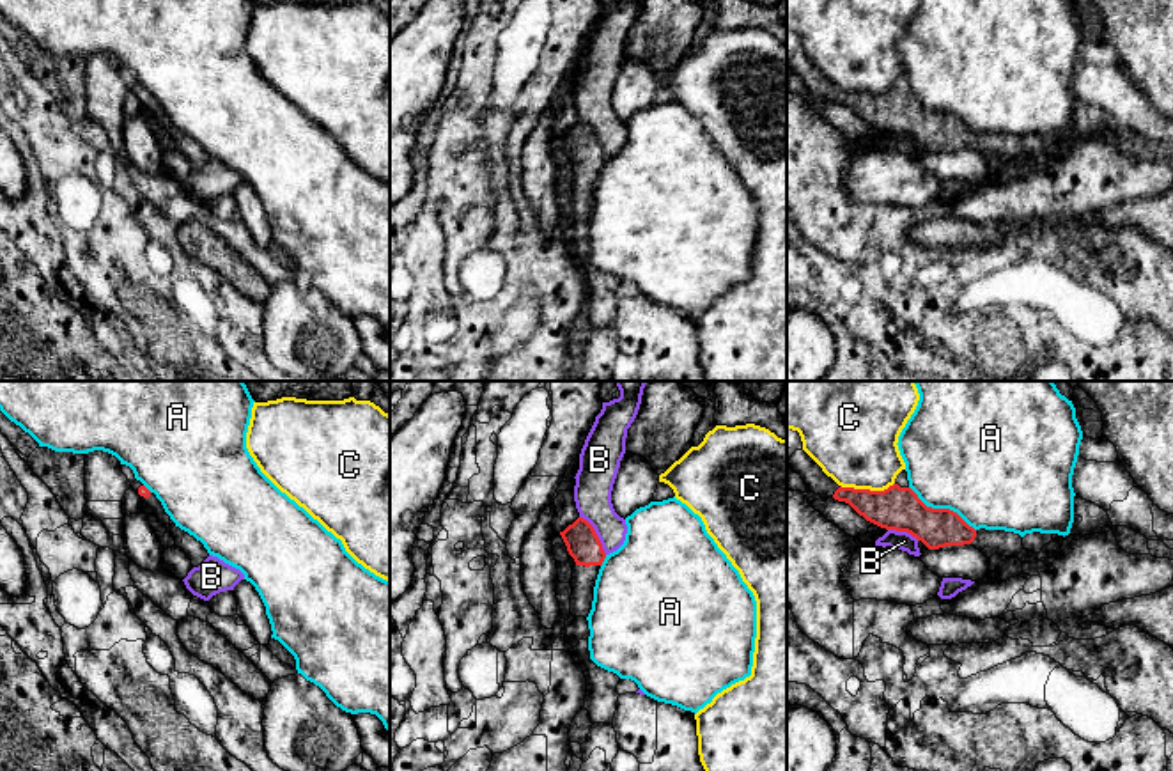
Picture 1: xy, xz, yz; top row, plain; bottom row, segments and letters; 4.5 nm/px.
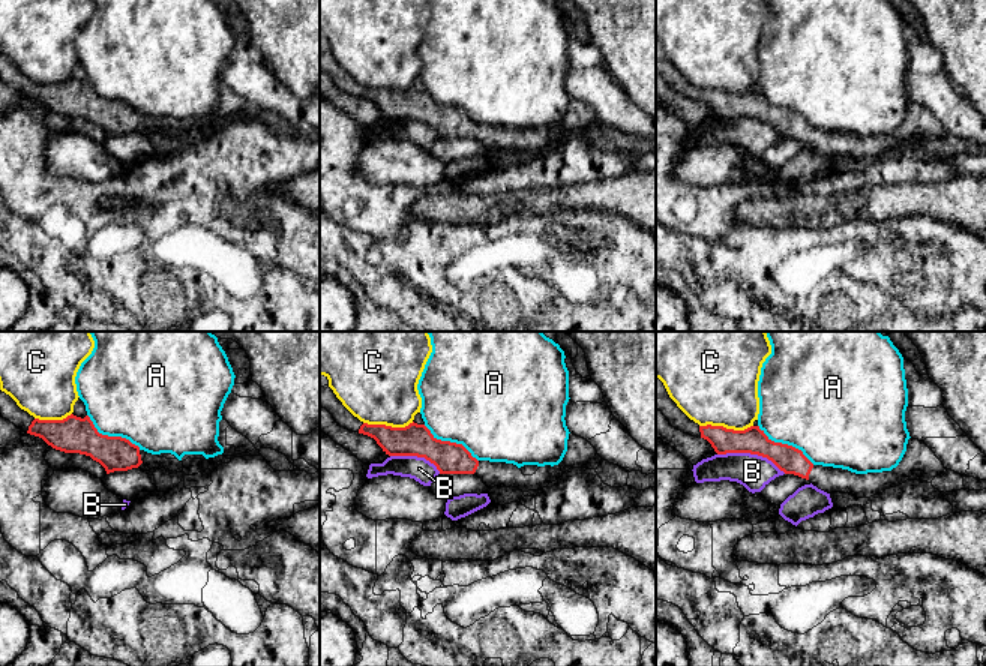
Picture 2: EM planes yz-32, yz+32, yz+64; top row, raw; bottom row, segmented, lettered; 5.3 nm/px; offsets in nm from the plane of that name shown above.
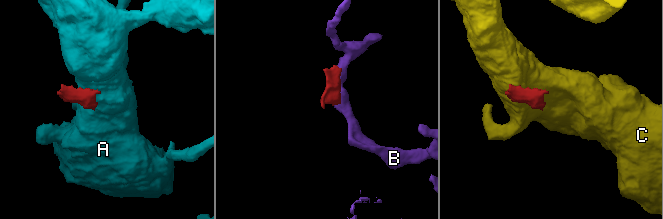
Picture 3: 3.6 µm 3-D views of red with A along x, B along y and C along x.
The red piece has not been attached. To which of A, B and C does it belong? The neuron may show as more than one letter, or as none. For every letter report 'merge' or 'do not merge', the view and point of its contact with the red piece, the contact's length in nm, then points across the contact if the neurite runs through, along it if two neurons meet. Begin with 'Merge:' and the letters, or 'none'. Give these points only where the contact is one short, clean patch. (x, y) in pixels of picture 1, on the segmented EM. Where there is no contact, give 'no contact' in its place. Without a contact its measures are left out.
Merge: none
A: do not merge | yz (941, 509) | 360 nm
B: do not merge | xz (596, 534) | 220 nm
C: do not merge | yz (867, 490) | 240 nm | along yz (893, 482), (883, 490), (840, 486)

